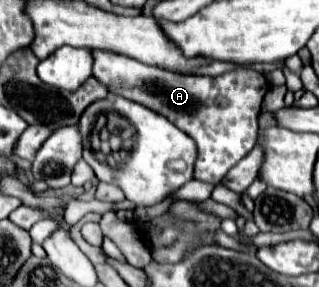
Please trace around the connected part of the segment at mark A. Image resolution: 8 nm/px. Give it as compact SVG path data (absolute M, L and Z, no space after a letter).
M93 49L91 53L93 77L99 79L109 93L137 101L167 117L197 143L199 157L195 163L195 179L213 185L221 183L227 171L255 147L261 101L271 87L263 73L253 71L251 67L235 67L233 71L217 77L179 75L159 67L143 65L119 53L101 49Z

